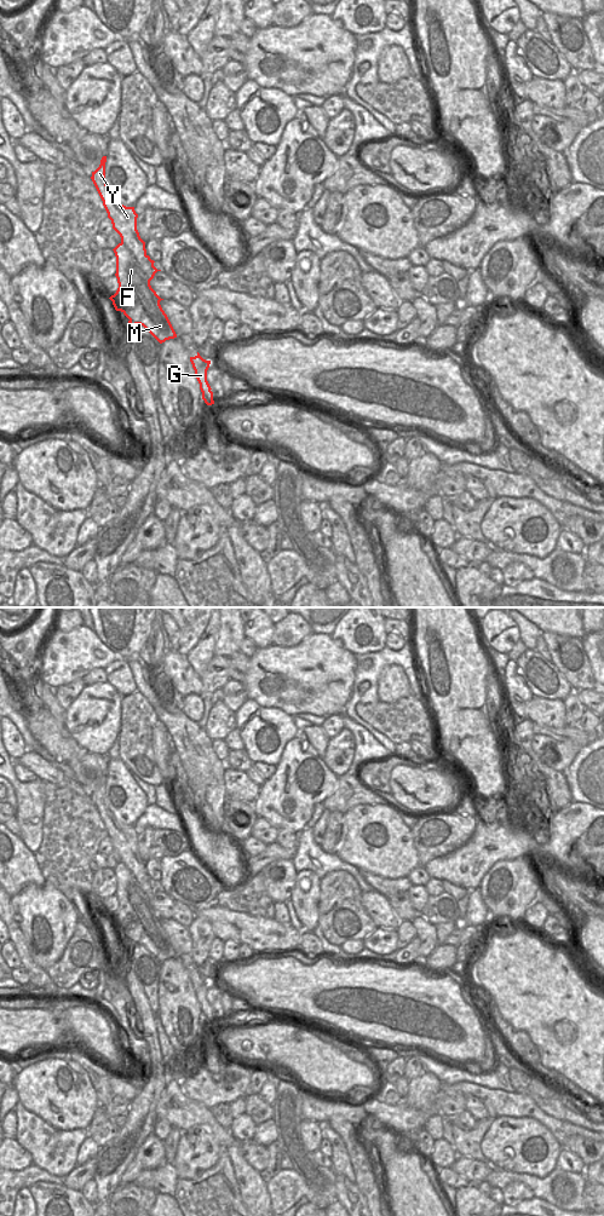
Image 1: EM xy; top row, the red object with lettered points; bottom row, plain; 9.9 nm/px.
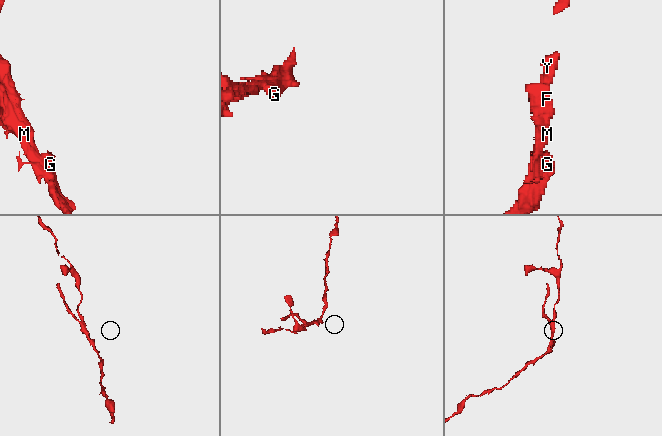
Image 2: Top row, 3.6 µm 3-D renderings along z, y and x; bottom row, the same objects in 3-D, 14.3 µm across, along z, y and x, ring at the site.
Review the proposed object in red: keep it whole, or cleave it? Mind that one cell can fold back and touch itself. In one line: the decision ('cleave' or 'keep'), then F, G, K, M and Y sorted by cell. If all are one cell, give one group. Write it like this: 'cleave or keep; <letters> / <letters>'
cleave; F G M / K Y

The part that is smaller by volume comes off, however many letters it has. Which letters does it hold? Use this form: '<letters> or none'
F, G, M

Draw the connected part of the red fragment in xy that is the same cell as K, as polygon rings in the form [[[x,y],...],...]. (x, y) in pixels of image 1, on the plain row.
[[[107,776],[100,779],[99,786],[92,791],[92,801],[103,820],[103,825],[111,840],[113,848],[120,854],[123,863],[136,876],[139,884],[145,881],[146,869],[145,861],[140,858],[137,849],[138,834],[134,826],[120,824],[110,812],[105,801],[105,782]]]

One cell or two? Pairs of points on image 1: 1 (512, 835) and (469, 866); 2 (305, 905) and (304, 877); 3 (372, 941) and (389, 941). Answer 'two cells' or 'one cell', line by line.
1: one cell
2: one cell
3: one cell

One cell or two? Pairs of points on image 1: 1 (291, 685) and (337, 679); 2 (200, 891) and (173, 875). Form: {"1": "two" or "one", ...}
{"1": "one", "2": "one"}

